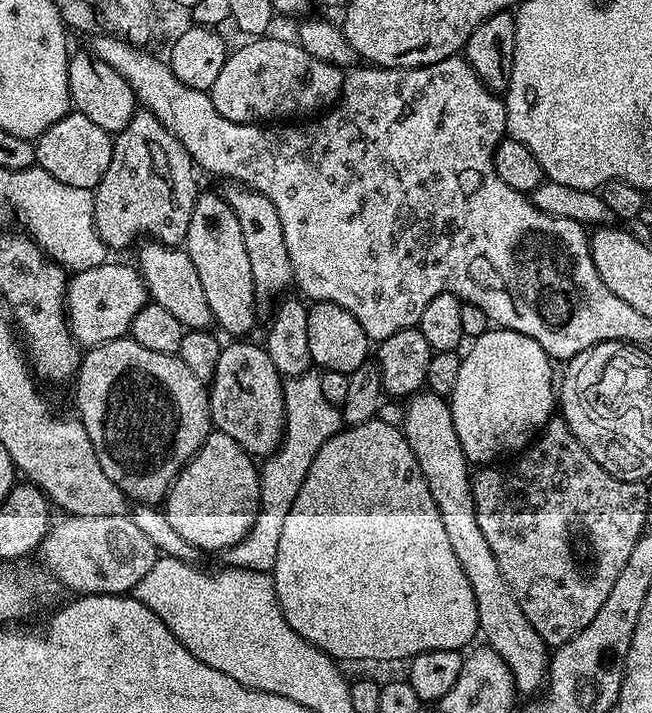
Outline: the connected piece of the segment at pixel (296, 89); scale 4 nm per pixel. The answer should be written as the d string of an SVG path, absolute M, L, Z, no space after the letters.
M272 35L249 39L241 48L233 47L226 62L222 62L222 71L210 93L214 110L222 118L239 124L288 122L291 116L311 117L339 100L344 90L345 69L330 62L318 62L318 58L306 54L291 39L279 40Z

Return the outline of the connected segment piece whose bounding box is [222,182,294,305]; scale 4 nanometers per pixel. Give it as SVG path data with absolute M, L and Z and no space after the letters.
M228 182L223 186L223 198L238 217L238 227L242 229L242 238L246 241L246 255L250 258L250 270L254 274L256 299L261 305L271 305L277 297L284 294L279 292L286 291L288 287L291 289L294 284L290 253L286 251L286 238L282 234L282 221L278 219L278 210L274 210L274 202L270 202L266 194L258 194L252 188L235 182Z

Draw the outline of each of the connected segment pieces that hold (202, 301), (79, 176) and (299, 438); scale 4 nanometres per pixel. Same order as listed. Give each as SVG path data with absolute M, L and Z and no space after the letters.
M155 242L141 243L139 248L138 271L148 288L151 303L163 306L169 314L174 314L174 318L178 318L178 322L182 322L185 329L211 329L214 321L210 314L210 306L206 302L206 294L198 278L198 269L194 267L194 262L190 262L187 251L180 246Z
M72 110L63 116L50 130L37 136L36 164L46 174L58 178L58 182L66 182L66 186L82 186L95 190L98 182L102 182L102 174L106 174L106 166L110 166L113 137L102 126L90 122L86 114Z
M313 370L284 380L284 437L276 451L259 465L260 509L256 515L256 526L241 544L223 549L223 563L227 567L271 573L278 558L278 542L282 538L286 514L290 514L290 506L294 506L294 498L298 498L298 490L302 490L302 482L318 450L322 450L324 443L341 428L341 409L326 402L319 371Z

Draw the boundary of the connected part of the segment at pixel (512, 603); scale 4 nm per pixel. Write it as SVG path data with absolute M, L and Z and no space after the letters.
M421 390L405 404L408 405L404 408L402 431L410 450L414 450L414 458L418 458L418 466L422 470L422 478L426 478L426 486L430 486L430 498L434 498L434 506L438 506L438 514L442 514L442 526L450 537L454 558L462 562L462 570L466 570L470 590L474 590L474 602L478 606L480 623L479 635L482 640L484 636L483 643L497 652L502 662L506 662L506 666L510 666L517 693L539 693L548 678L550 649L538 634L538 630L530 626L530 618L522 614L522 606L518 606L514 590L506 586L506 578L502 578L502 570L498 570L494 553L478 526L478 518L474 514L470 465L462 450L462 442L458 442L458 433L454 430L451 403L445 397Z

